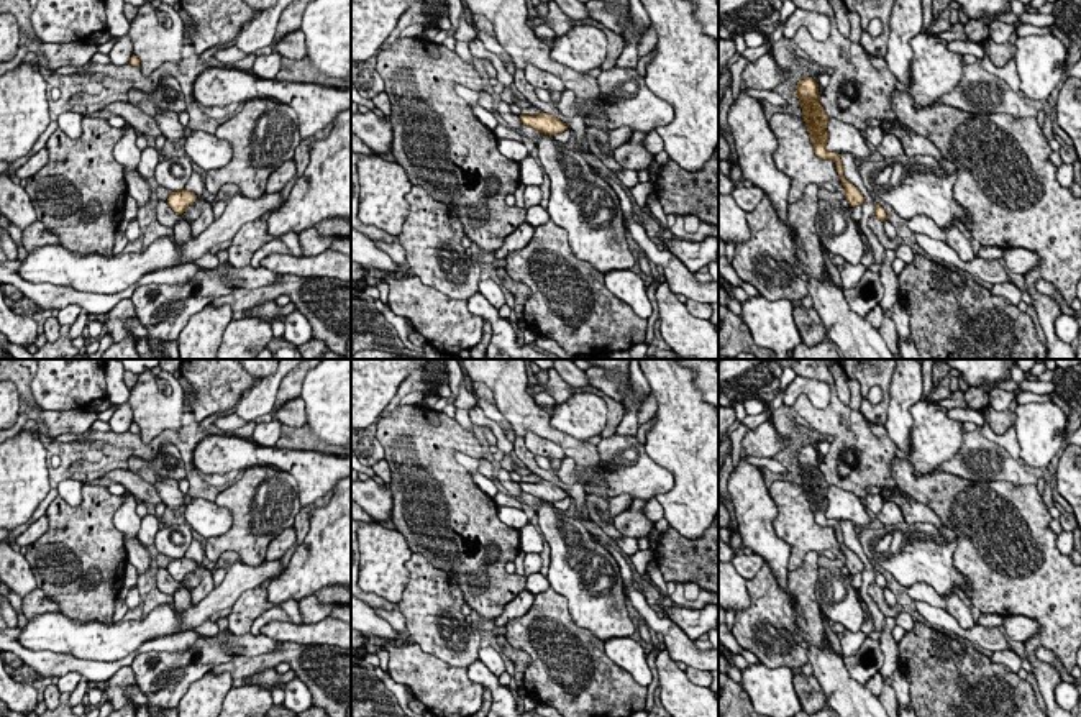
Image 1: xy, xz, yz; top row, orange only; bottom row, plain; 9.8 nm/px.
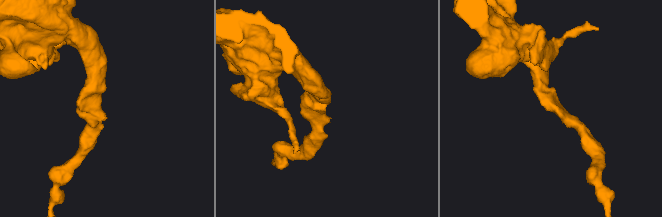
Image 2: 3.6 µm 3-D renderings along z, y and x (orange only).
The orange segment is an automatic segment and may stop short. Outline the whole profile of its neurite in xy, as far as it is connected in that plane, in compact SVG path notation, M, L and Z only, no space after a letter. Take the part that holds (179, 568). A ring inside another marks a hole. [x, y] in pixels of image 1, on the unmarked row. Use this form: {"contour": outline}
{"contour": "M185 556L172 559L167 566L167 571L177 582L182 582L189 573L194 573L200 578L200 582L194 587L194 604L200 602L215 587L212 571Z"}

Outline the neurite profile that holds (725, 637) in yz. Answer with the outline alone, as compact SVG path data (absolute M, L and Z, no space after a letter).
M718 605L718 645L733 655L740 655L740 651L743 650L737 638L733 637L732 628L727 627L727 610L720 605Z

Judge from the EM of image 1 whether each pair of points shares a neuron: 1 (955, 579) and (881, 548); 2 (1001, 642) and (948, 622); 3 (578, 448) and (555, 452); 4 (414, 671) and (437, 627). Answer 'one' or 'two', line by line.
1: one
2: one
3: two
4: two

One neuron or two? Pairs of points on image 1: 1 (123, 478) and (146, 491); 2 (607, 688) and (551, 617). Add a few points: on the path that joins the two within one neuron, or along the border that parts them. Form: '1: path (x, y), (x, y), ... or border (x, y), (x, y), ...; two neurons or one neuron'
1: path (128, 479), (141, 489); one neuron
2: path (597, 668), (592, 655), (571, 632); one neuron

